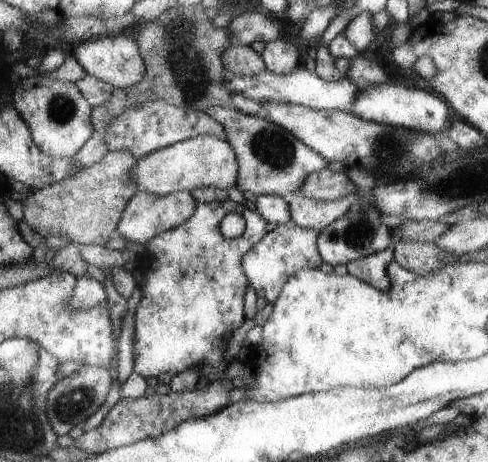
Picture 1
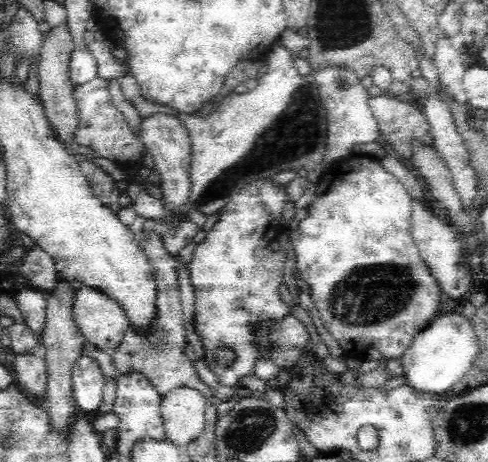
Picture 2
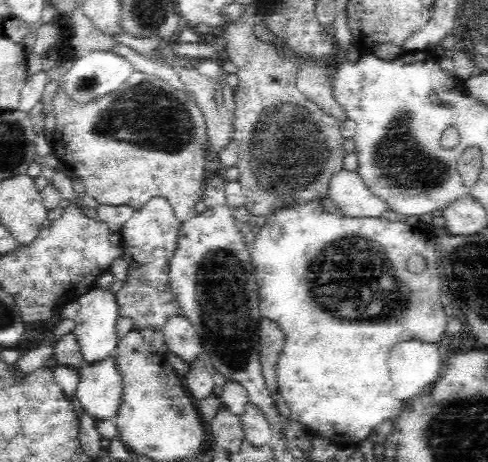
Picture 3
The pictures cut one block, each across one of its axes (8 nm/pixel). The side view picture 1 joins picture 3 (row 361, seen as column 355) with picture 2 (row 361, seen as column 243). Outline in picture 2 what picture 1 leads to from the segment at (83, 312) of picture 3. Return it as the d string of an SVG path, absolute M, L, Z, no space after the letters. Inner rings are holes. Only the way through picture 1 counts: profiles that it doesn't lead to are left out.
M84 354L72 368L72 388L80 410L88 416L94 414L104 394L104 374L90 354Z

